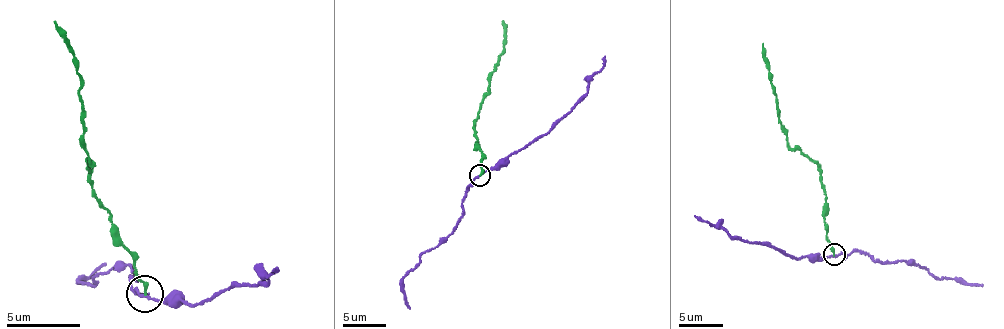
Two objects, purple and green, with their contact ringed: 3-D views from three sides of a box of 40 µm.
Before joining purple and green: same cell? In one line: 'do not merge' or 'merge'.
do not merge

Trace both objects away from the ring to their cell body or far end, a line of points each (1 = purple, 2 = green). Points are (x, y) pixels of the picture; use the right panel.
1: (834, 256), (819, 261), (805, 256), (799, 259), (730, 235), (694, 214)
2: (834, 254), (824, 219), (826, 195), (820, 169), (786, 141), (762, 44)

